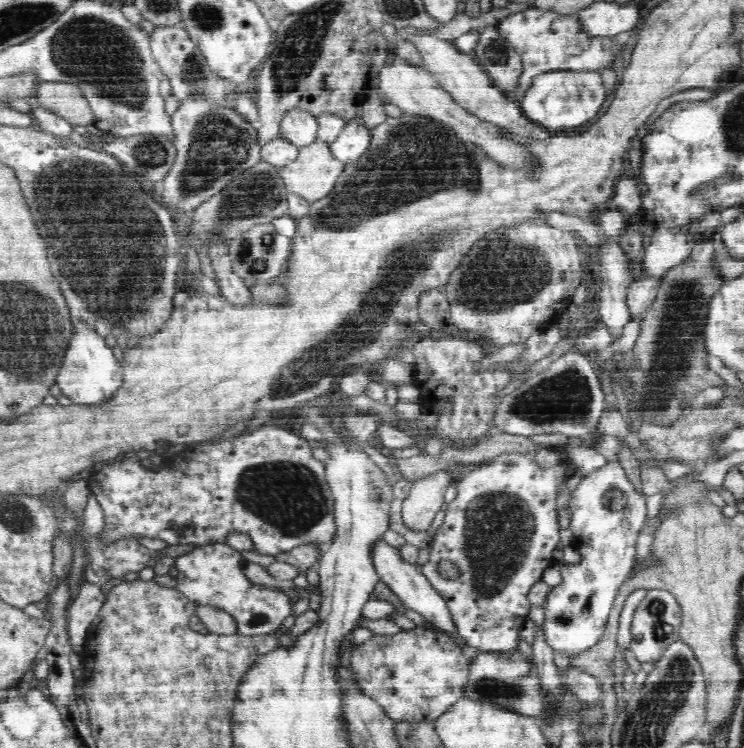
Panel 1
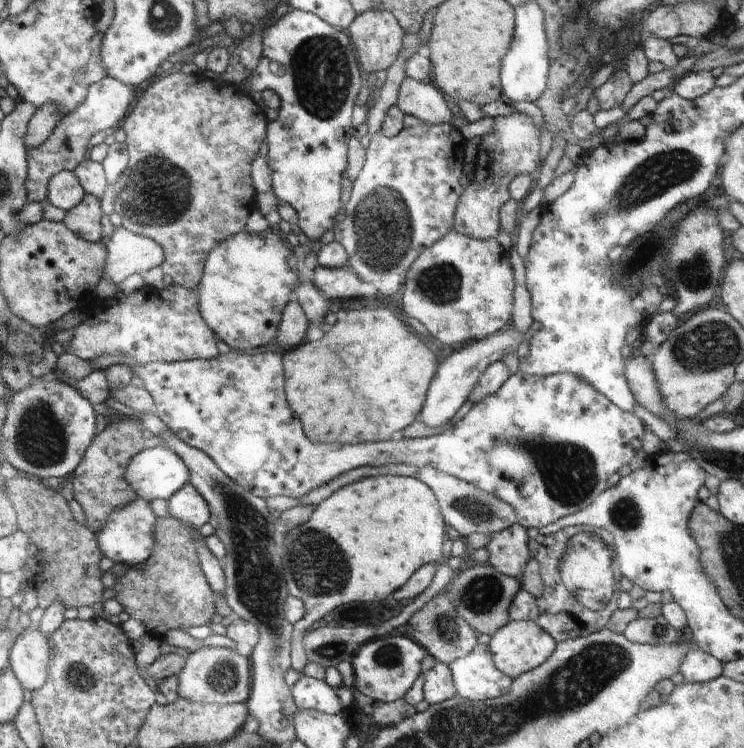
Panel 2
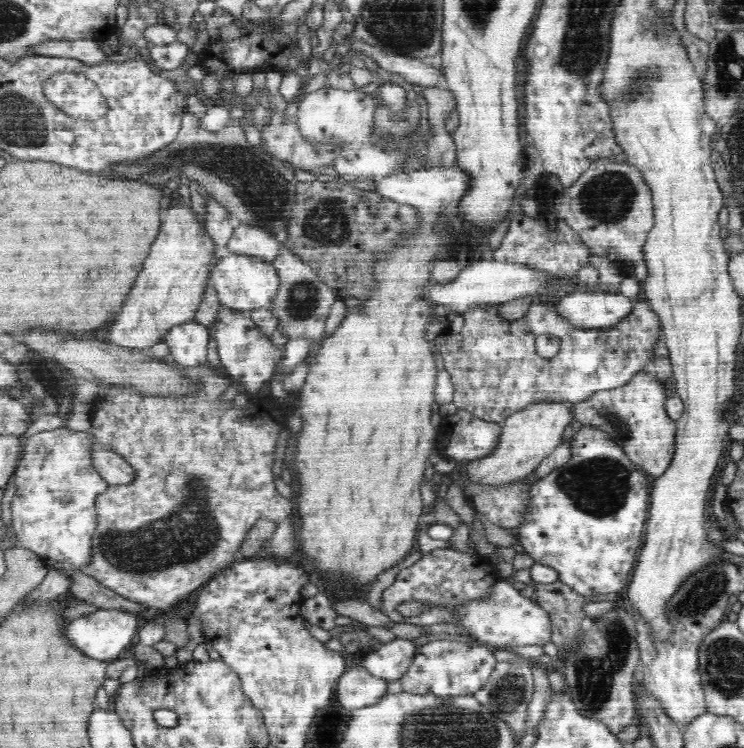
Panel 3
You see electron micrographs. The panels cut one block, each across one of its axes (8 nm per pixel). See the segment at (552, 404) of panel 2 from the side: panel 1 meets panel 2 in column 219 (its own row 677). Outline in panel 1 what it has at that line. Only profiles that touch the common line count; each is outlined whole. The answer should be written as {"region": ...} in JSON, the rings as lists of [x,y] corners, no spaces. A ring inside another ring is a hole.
{"region":[[[418,626],[394,635],[376,633],[351,652],[350,668],[364,692],[376,700],[391,719],[433,722],[437,716],[446,712],[455,700],[463,696],[462,687],[467,673],[468,660],[462,654],[460,649],[462,645],[460,641],[452,639],[439,630],[424,629]]]}

